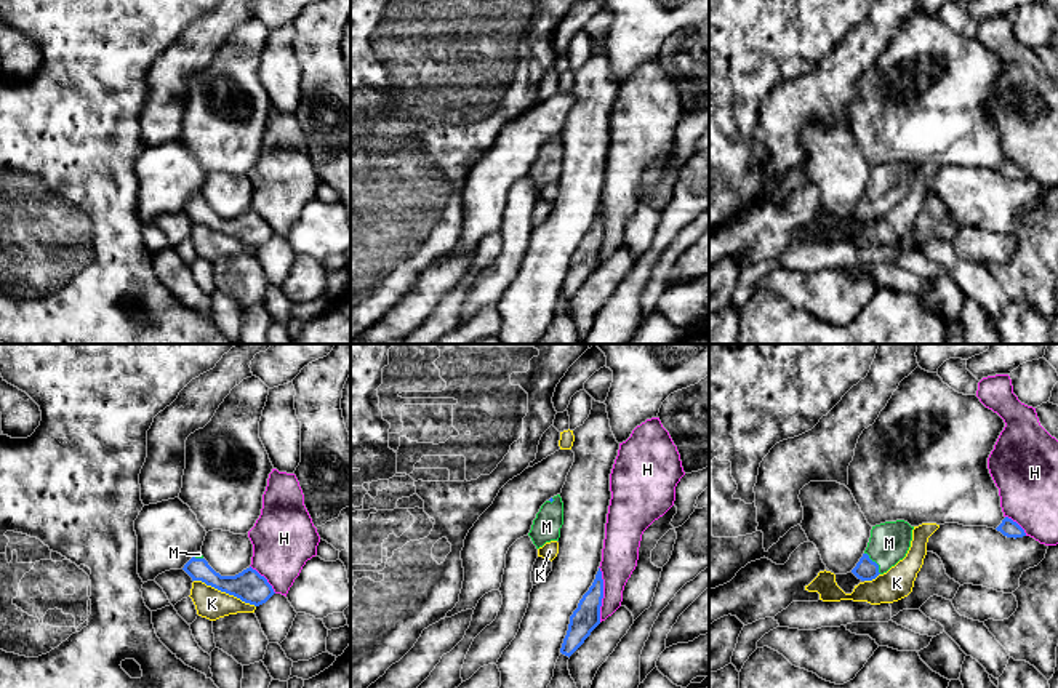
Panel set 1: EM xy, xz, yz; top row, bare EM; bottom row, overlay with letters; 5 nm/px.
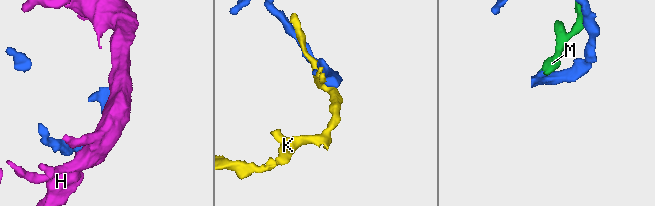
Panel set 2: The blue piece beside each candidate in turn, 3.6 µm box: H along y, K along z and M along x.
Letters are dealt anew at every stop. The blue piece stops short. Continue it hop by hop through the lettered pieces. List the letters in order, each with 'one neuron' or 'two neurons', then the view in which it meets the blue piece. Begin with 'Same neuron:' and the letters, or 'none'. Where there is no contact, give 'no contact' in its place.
Same neuron: M
H: two neurons | xz
K: two neurons | xy
M: one neuron | yz

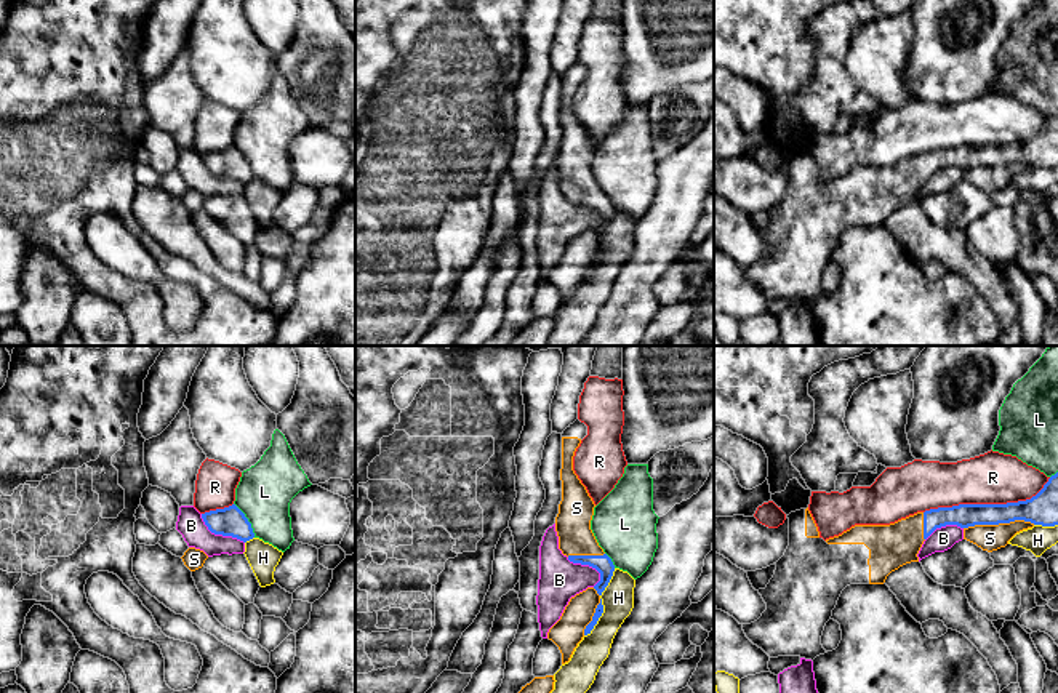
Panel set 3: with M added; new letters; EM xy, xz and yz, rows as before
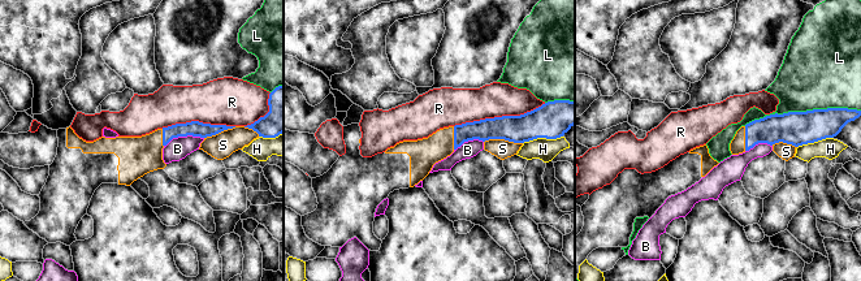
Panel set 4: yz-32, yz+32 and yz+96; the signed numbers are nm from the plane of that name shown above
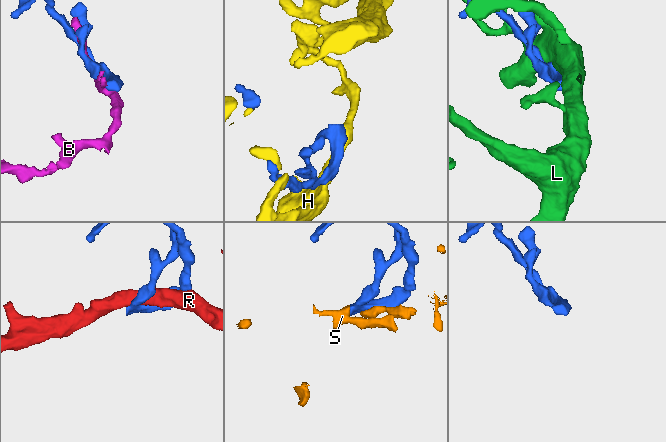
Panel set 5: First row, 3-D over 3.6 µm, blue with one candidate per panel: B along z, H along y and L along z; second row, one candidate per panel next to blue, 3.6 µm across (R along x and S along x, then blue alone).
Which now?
Same neuron: S
B: two neurons | xy
H: two neurons | xz
L: two neurons | xy
R: two neurons | yz
S: one neuron | yz

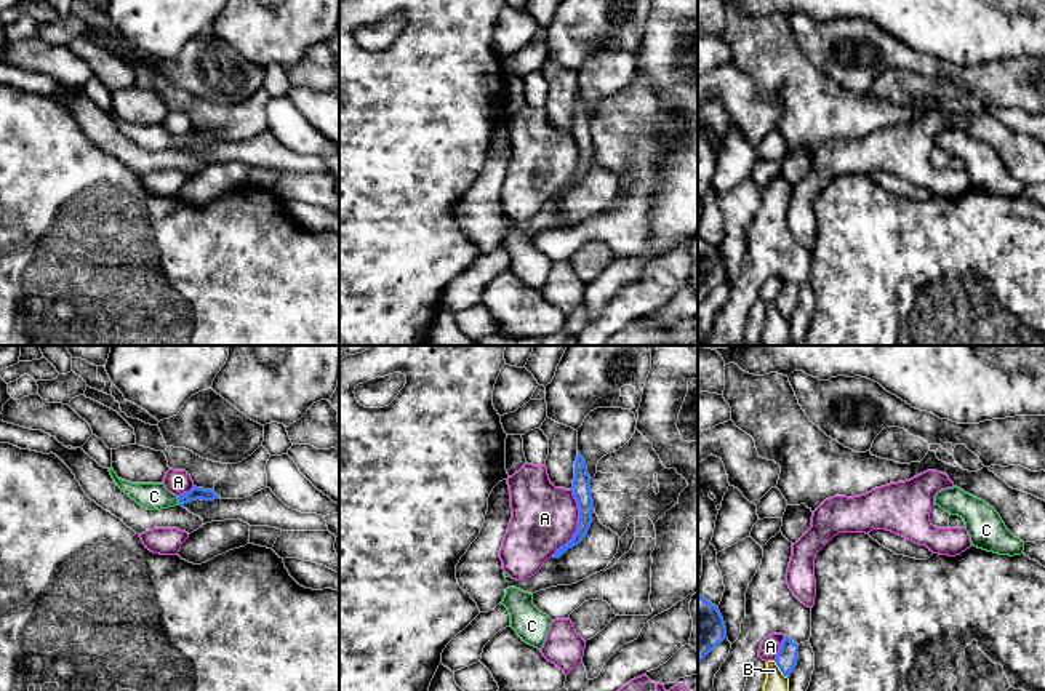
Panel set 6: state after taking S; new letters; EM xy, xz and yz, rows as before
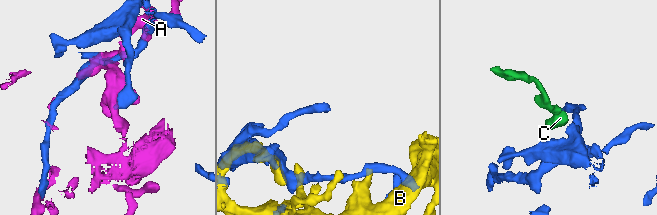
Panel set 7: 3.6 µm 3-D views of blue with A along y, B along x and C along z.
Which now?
Same neuron: C
A: two neurons | xz
B: two neurons | yz
C: one neuron | xy

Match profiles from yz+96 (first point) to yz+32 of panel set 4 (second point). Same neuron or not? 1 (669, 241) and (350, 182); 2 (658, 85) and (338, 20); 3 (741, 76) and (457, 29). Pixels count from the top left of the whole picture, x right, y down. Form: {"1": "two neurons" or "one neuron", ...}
{"1": "one neuron", "2": "two neurons", "3": "one neuron"}

